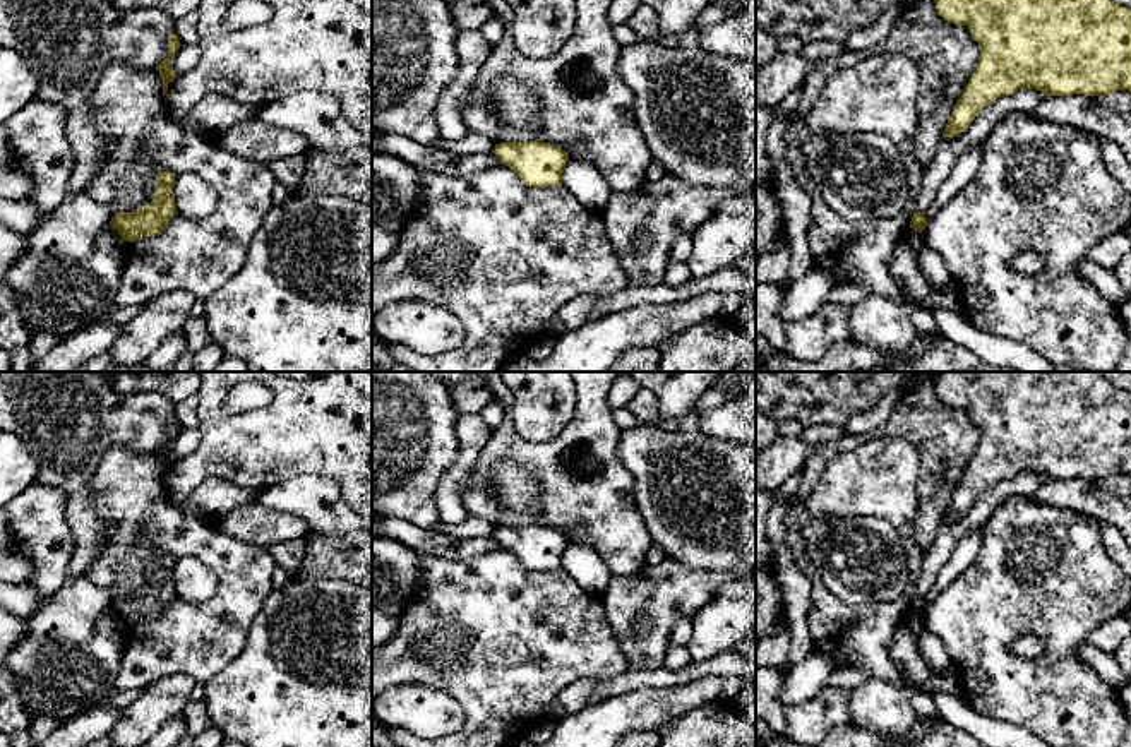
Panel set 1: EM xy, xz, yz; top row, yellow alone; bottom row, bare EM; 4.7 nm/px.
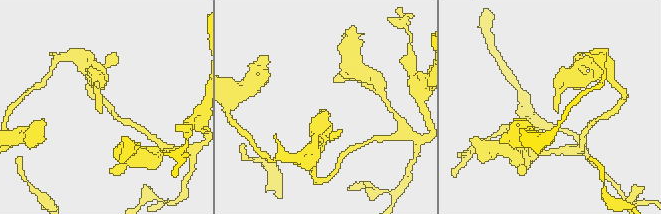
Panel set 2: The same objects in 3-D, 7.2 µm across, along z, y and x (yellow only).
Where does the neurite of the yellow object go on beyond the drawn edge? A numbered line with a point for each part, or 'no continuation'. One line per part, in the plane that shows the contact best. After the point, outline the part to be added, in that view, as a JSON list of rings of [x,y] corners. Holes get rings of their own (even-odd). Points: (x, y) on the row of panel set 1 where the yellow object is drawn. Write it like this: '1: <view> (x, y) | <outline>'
no continuation

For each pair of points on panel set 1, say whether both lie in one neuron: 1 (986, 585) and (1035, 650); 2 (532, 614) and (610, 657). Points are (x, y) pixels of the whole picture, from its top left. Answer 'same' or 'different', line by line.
1: different
2: same

